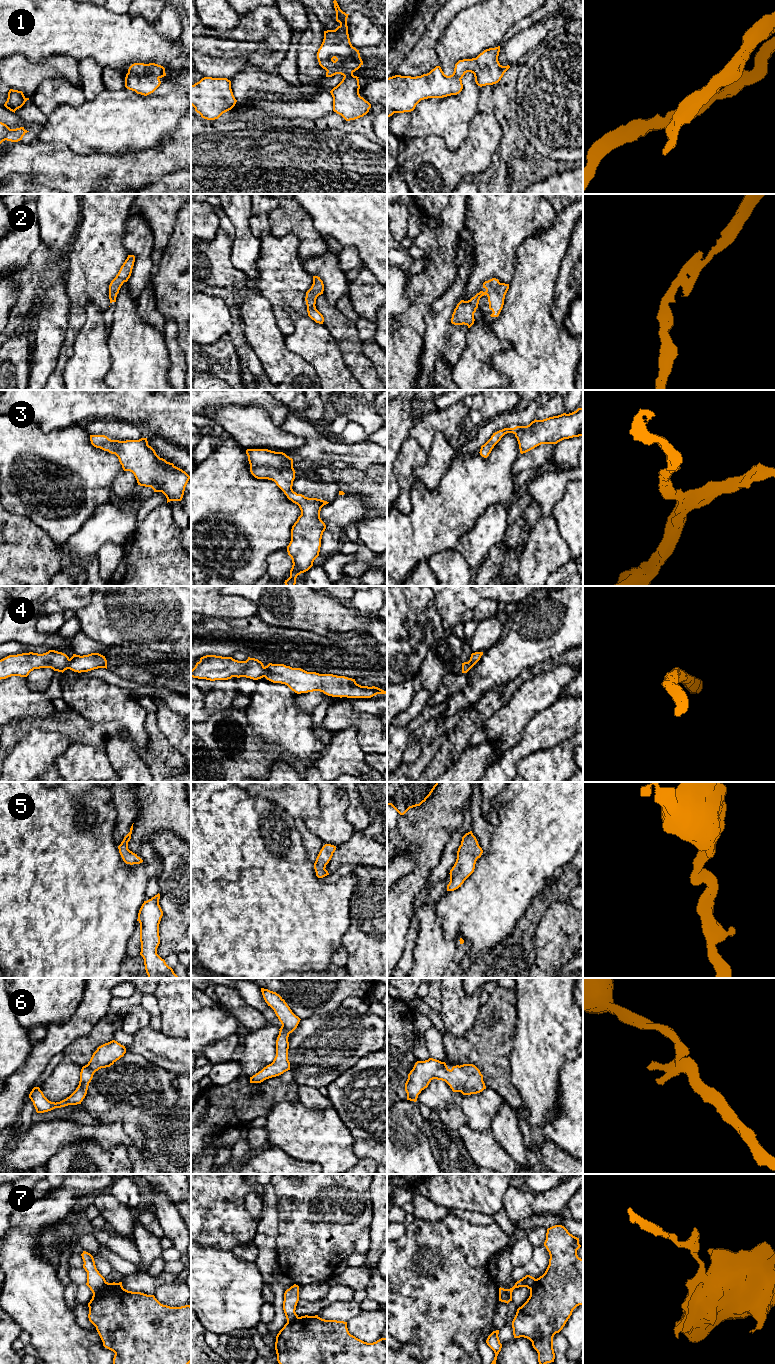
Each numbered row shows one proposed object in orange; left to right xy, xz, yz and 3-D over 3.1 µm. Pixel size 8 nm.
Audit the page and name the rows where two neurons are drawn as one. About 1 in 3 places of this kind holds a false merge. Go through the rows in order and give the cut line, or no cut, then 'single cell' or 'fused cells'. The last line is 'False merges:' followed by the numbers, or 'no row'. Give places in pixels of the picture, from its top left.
1: no cut | single cell
2: no cut | single cell
3: no cut | single cell
4: no cut | single cell
5: no cut | single cell
6: no cut | single cell
7: xy (106, 1282), (98, 1292), (93, 1294) | fused cells
False merges: 7

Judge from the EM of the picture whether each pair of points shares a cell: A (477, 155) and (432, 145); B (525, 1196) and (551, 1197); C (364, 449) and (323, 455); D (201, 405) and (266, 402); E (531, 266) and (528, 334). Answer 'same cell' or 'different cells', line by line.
A: same cell
B: same cell
C: same cell
D: same cell
E: same cell

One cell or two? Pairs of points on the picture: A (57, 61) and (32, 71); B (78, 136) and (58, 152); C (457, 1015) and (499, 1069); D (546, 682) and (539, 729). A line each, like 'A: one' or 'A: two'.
A: one
B: two
C: two
D: two

